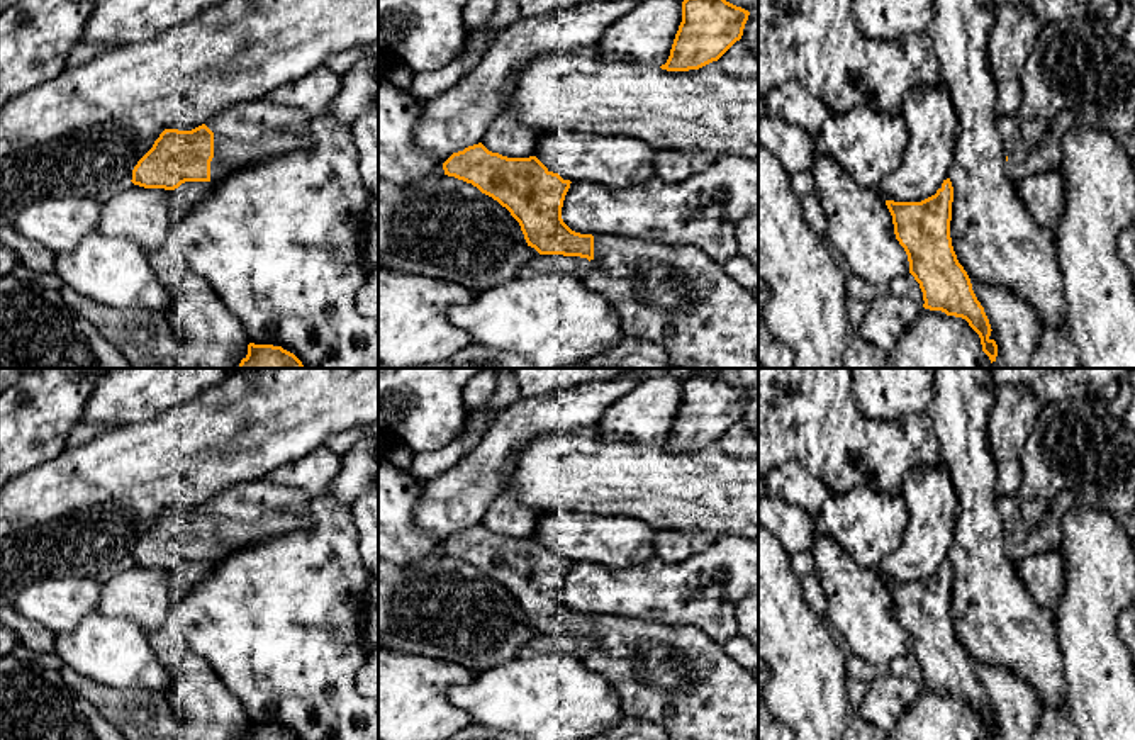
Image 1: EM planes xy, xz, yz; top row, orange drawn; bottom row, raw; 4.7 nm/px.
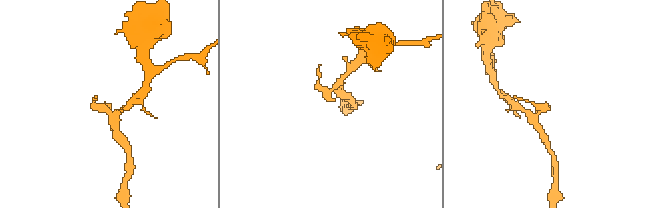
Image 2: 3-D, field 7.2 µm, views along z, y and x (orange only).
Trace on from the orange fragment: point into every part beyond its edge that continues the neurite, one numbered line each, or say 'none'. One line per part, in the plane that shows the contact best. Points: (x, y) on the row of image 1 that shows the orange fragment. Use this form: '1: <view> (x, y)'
1: xy (248, 133)

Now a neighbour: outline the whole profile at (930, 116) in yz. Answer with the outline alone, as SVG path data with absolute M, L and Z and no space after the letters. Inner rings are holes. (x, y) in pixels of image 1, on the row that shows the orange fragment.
M947 85L913 88L903 97L901 115L908 146L901 165L875 192L894 202L921 202L948 178L957 143L957 112Z

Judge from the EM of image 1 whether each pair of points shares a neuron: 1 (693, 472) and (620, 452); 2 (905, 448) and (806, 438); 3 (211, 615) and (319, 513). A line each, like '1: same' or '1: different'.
1: same
2: same
3: same

